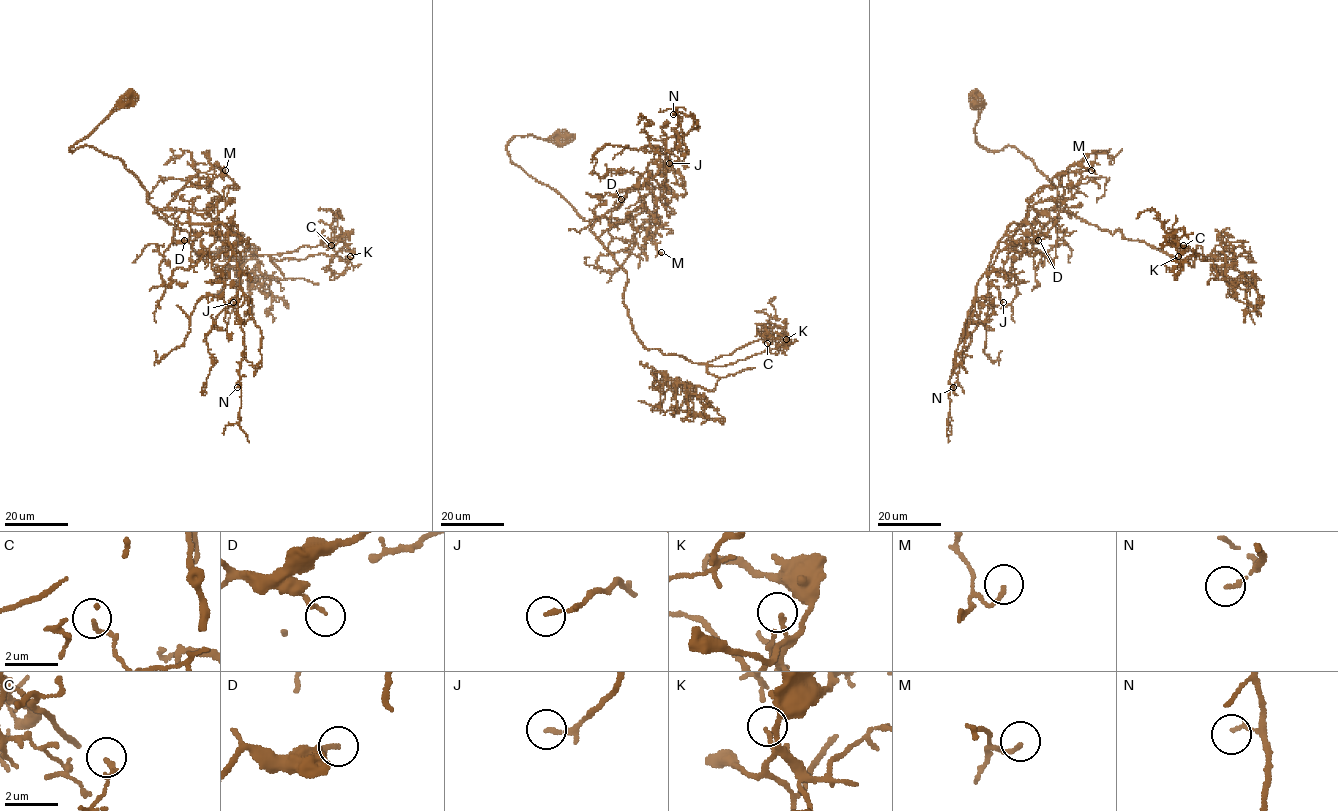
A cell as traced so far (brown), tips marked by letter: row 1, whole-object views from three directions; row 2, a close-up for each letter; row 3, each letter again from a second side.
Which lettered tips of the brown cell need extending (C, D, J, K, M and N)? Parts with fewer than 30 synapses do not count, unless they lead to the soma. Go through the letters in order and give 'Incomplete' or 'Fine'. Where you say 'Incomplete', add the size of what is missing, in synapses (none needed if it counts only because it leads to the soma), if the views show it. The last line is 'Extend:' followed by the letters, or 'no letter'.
C: Fine
D: Fine
J: Fine
K: Fine
M: Fine
N: Fine
Extend: no letter

